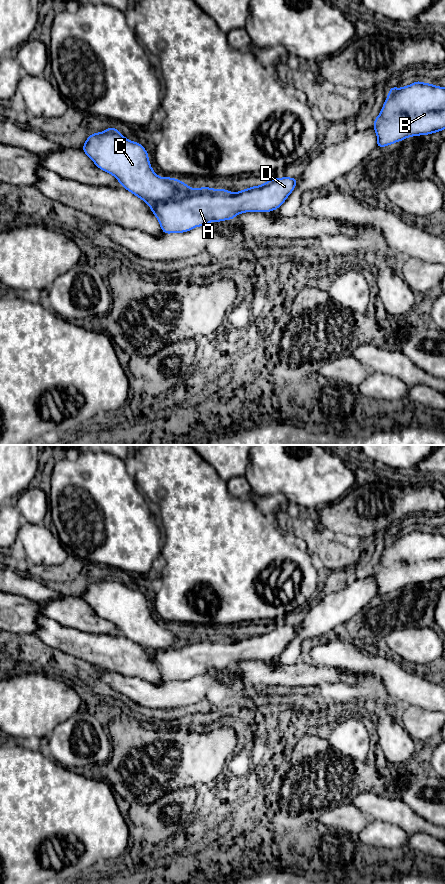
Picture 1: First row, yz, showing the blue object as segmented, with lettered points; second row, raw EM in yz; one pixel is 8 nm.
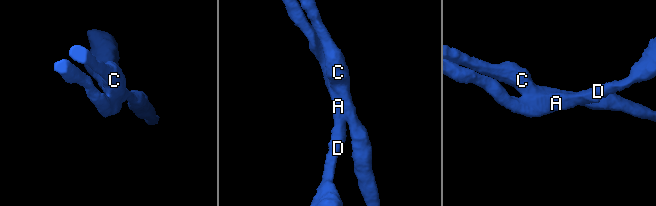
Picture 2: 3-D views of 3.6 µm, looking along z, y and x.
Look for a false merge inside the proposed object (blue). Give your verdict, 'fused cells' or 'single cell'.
fused cells

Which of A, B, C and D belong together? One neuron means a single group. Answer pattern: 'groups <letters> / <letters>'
groups A B D / C

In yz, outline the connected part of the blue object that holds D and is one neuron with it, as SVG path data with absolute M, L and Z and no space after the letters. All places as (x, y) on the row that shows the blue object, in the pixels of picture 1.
M297 177L271 178L260 186L251 186L239 192L227 189L200 187L192 189L166 202L150 204L151 212L156 216L164 234L184 233L195 227L206 226L209 222L233 220L236 215L246 212L270 212L277 210L297 186Z

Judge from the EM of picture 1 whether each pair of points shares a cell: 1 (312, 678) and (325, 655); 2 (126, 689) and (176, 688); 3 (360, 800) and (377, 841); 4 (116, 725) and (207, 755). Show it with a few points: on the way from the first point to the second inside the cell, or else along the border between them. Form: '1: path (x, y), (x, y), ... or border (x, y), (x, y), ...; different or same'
1: border (324, 665), (346, 673); different
2: path (138, 690), (164, 691); same
3: border (374, 819), (388, 821), (397, 826); different
4: path (139, 738), (174, 738), (184, 747); same

